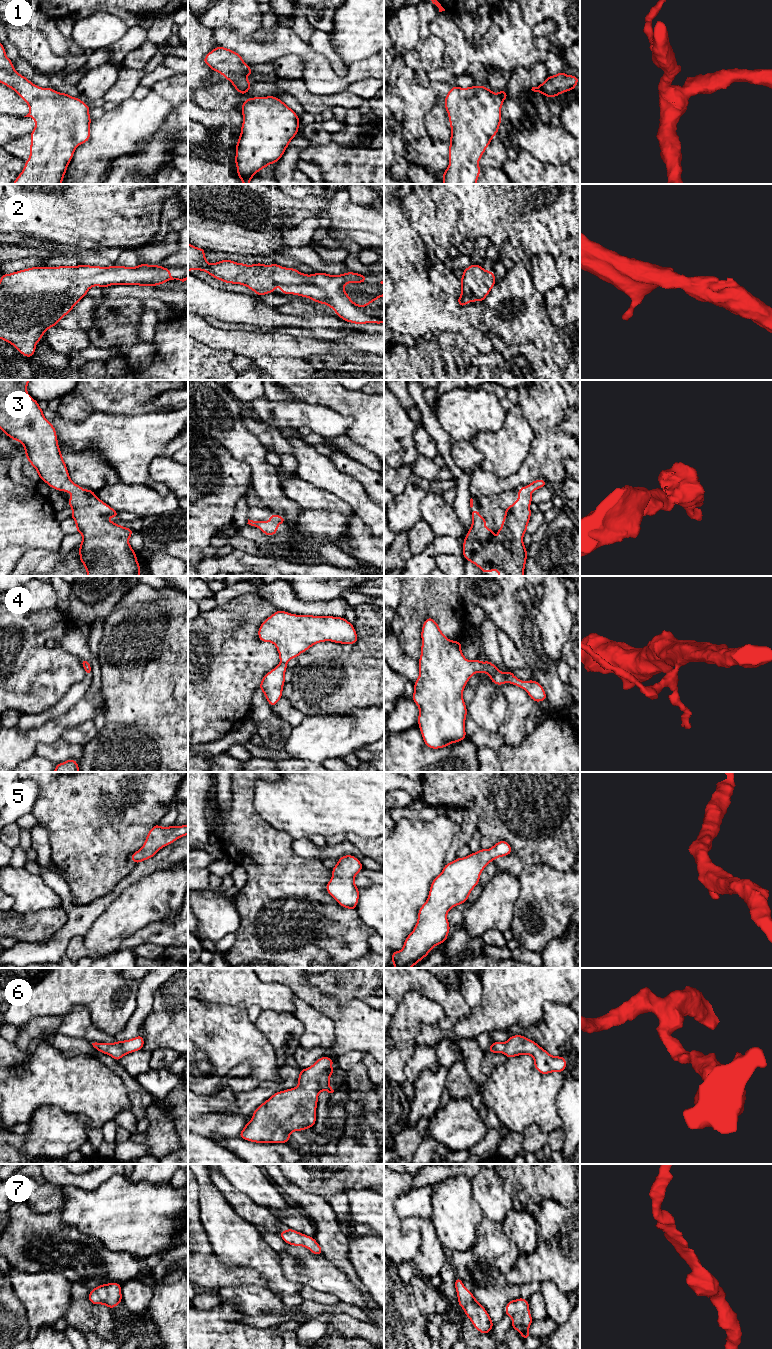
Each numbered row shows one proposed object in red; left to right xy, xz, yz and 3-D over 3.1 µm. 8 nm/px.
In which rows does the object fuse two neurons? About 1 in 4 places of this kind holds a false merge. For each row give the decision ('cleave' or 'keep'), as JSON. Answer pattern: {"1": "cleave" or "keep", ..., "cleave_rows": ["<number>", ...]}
{"1": "keep", "2": "keep", "3": "keep", "4": "keep", "5": "keep", "6": "keep", "7": "keep", "cleave_rows": []}

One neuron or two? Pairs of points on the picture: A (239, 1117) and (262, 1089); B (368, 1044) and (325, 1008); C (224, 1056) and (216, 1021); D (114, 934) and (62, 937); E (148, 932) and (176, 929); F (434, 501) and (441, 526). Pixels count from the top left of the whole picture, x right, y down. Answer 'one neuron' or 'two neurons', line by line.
A: one neuron
B: one neuron
C: one neuron
D: two neurons
E: one neuron
F: one neuron

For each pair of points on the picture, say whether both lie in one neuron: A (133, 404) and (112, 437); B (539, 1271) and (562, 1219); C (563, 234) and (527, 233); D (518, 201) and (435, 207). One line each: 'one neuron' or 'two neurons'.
A: two neurons
B: one neuron
C: two neurons
D: one neuron

